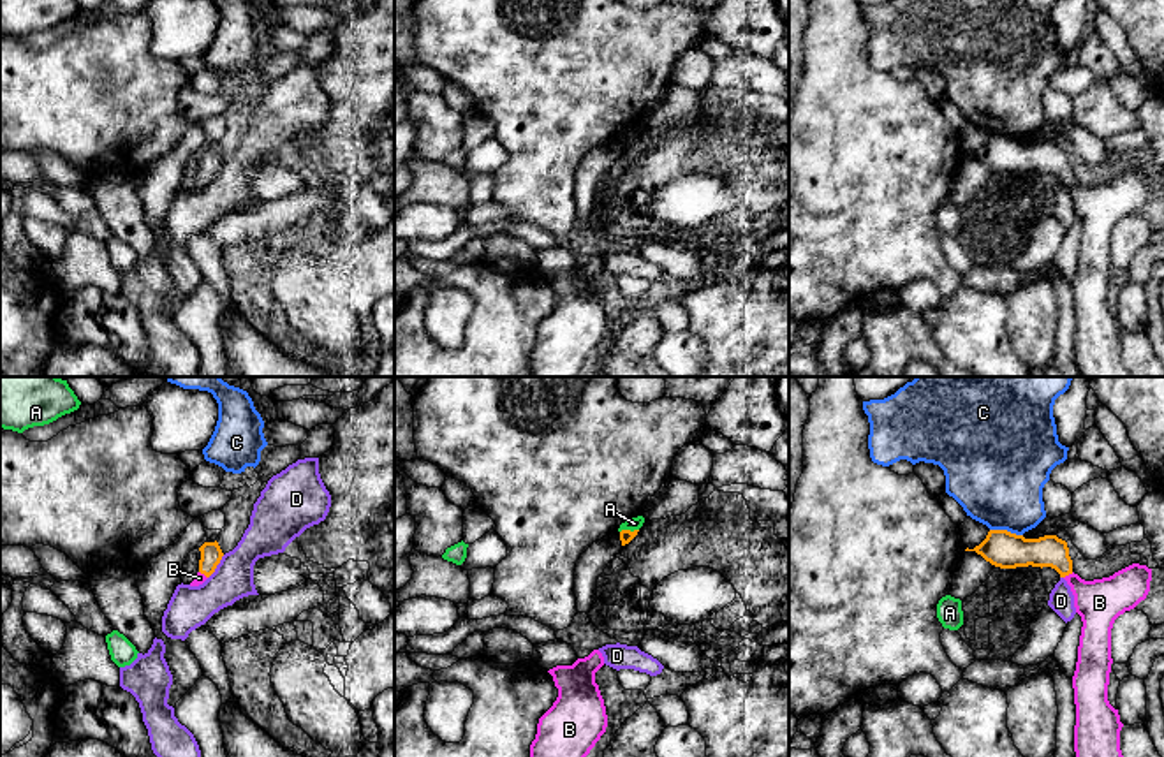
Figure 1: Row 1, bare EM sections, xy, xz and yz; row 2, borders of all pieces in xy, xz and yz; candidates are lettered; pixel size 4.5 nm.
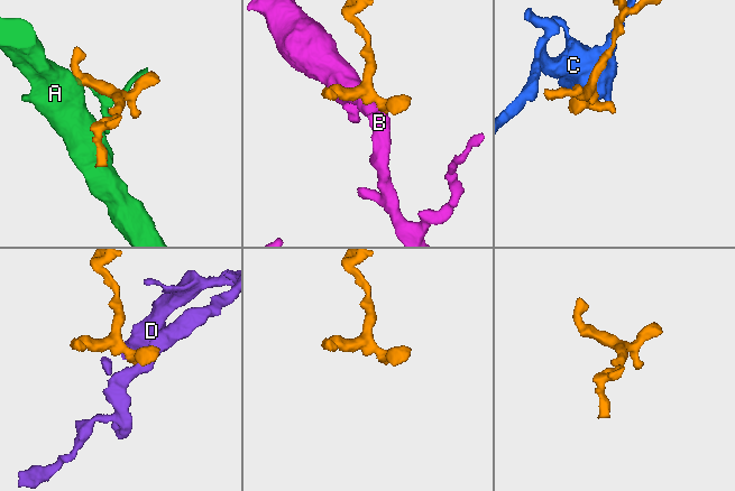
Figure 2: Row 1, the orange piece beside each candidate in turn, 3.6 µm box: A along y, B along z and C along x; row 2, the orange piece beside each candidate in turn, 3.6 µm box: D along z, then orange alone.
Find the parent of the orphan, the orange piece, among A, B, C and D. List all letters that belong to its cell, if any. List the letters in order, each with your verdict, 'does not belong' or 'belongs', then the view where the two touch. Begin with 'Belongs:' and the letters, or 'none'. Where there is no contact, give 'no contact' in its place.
Belongs: B
A: does not belong; meets orange in xz
B: belongs; meets orange in yz
C: does not belong; meets orange in yz
D: does not belong; meets orange in xy

